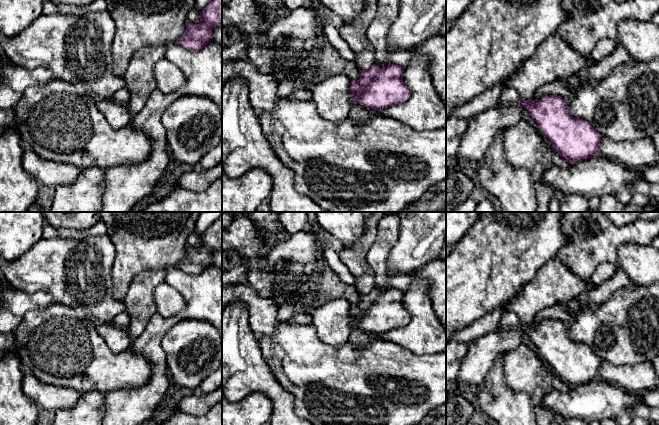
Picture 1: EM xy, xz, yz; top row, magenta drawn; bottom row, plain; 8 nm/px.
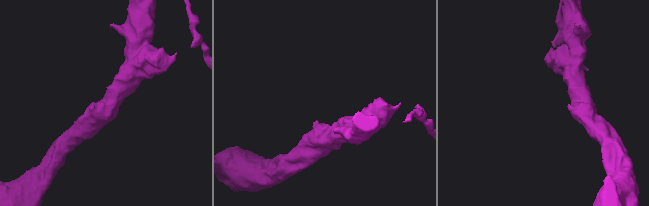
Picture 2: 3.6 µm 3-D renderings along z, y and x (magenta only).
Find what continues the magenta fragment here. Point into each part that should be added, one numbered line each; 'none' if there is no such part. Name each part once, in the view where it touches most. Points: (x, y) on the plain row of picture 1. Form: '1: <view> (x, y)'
1: yz (510, 320)

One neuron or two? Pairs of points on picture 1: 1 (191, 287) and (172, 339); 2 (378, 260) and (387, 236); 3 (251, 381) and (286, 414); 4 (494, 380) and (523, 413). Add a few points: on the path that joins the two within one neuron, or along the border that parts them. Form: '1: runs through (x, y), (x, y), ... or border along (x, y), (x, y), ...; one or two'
1: border along (202, 319), (181, 319), (163, 338); two
2: runs through (378, 254), (384, 242); one
3: runs through (262, 381), (283, 403); one
4: runs through (498, 388), (515, 405); one

